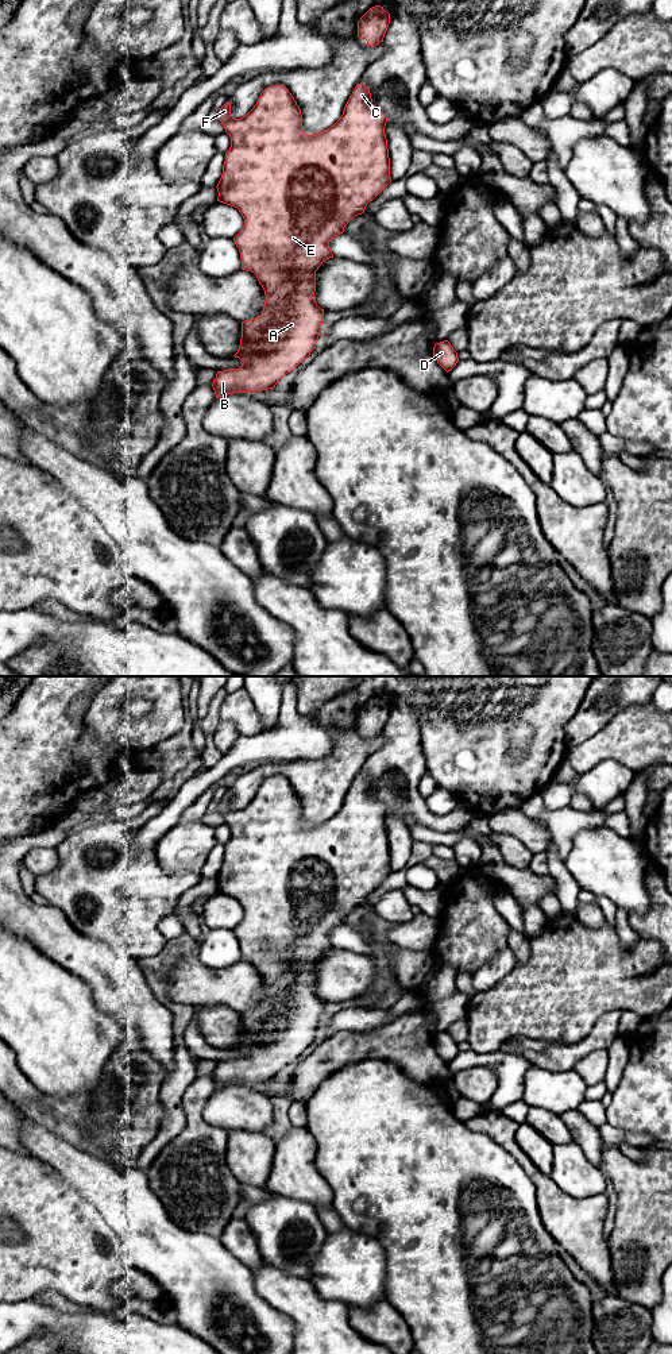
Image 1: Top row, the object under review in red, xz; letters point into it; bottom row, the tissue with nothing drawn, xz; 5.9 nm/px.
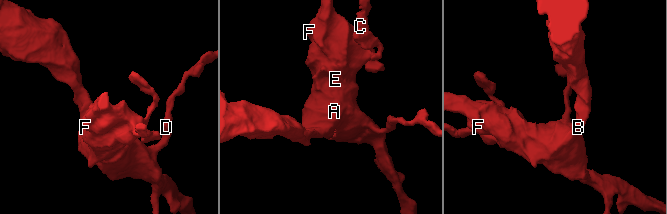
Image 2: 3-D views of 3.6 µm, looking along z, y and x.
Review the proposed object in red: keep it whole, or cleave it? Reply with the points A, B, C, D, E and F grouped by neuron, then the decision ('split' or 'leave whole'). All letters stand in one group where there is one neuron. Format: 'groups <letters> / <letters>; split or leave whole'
groups A B C D E F; leave whole

